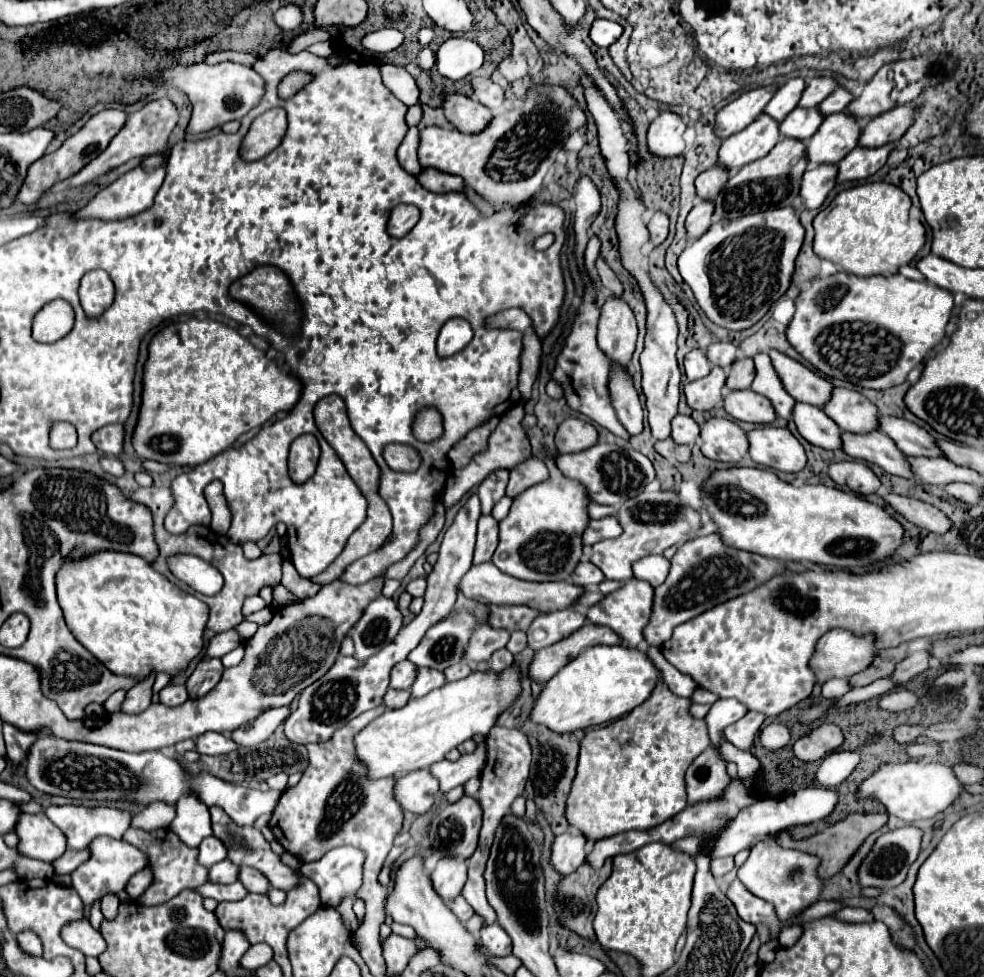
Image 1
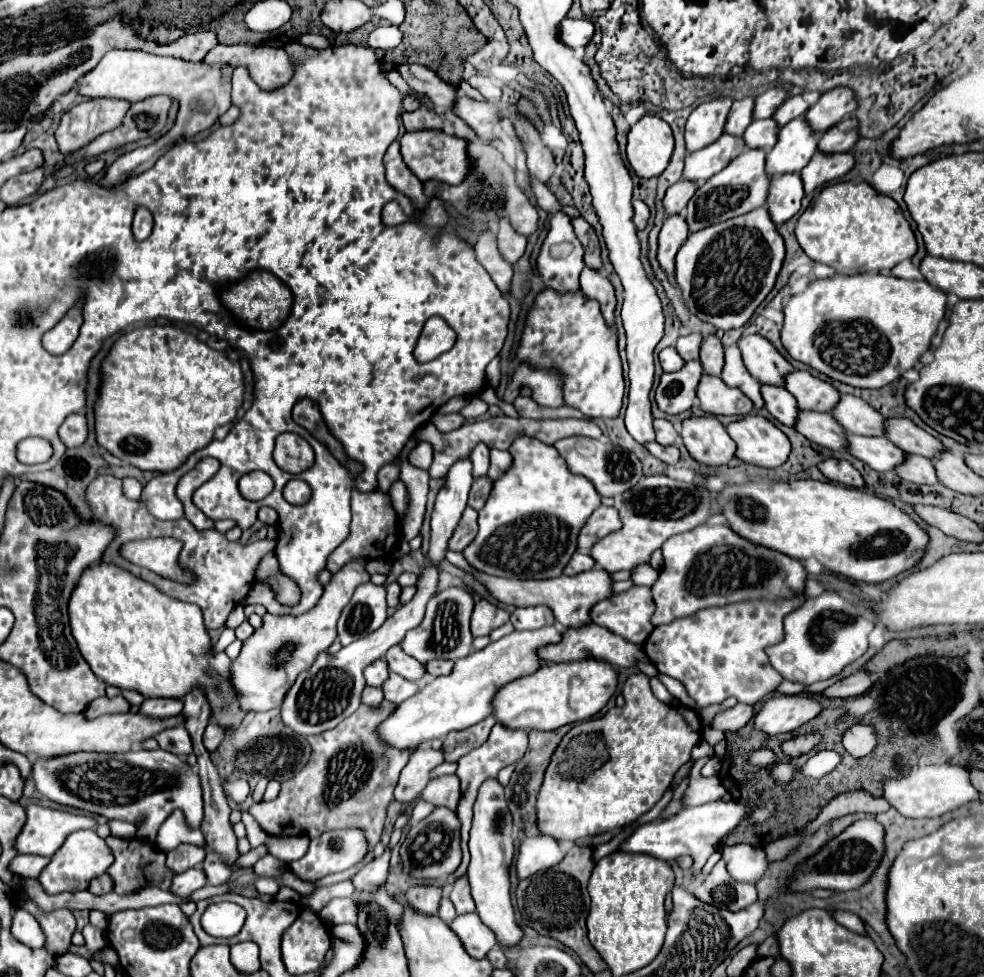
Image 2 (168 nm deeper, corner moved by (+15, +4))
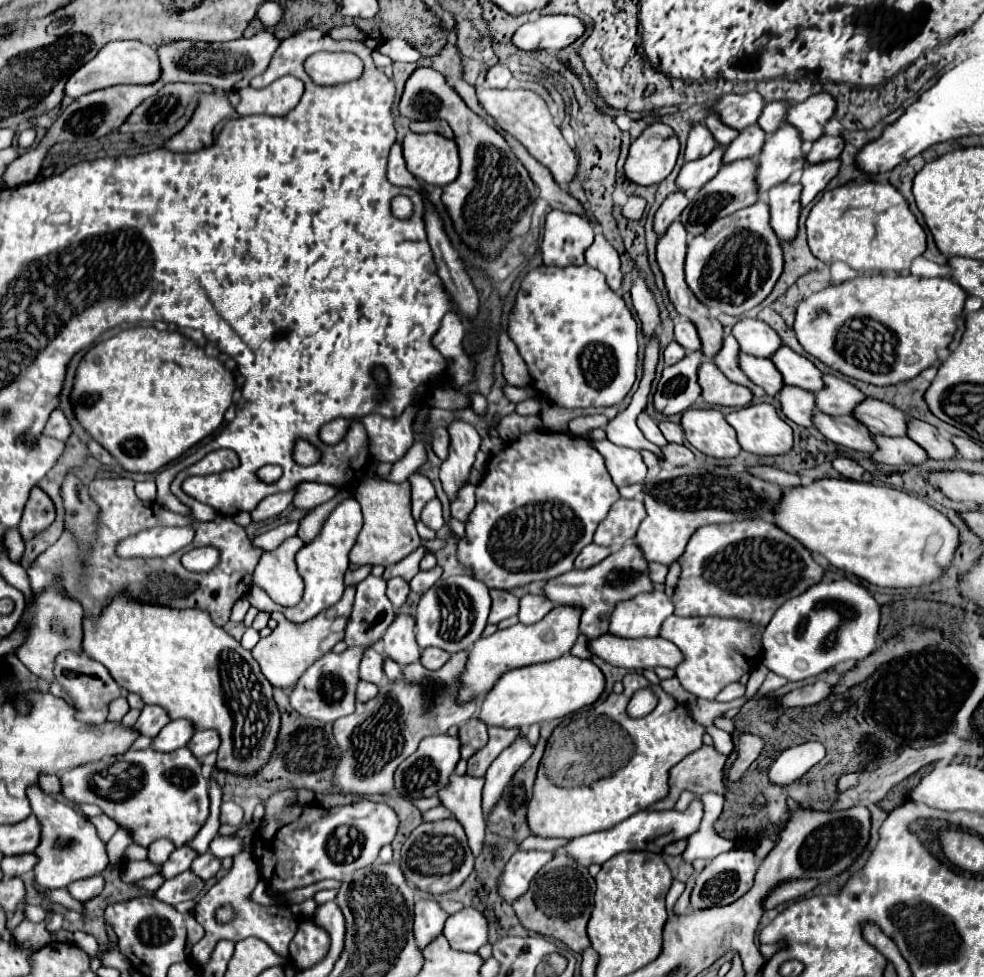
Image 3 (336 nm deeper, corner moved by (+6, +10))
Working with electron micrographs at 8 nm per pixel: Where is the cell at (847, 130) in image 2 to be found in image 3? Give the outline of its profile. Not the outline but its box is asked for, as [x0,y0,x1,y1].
[805,137,843,165]

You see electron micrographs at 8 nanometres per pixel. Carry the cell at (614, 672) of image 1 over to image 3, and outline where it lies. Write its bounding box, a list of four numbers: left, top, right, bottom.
[479,655,605,727]

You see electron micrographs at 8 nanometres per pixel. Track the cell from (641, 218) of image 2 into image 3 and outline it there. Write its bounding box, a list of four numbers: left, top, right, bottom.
[621,195,645,219]

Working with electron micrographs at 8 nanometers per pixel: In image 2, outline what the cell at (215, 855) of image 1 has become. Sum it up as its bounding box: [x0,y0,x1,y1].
[166,843,206,873]

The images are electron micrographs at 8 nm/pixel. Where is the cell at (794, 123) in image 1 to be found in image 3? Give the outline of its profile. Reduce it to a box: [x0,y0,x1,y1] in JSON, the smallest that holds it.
[723,125,765,165]

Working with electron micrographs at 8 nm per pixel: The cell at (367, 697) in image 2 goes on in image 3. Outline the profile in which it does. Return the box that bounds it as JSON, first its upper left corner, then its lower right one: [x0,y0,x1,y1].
[357,681,379,701]

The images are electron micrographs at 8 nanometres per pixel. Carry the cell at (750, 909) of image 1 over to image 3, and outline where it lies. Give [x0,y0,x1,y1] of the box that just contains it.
[689,849,757,911]

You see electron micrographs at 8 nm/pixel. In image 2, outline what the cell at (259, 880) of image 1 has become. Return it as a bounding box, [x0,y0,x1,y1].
[202,853,232,885]

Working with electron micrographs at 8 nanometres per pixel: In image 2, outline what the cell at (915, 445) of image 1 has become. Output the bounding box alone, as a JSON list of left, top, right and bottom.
[832,395,886,437]

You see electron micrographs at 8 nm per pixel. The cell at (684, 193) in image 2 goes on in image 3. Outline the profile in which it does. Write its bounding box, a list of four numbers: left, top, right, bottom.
[653,193,687,237]

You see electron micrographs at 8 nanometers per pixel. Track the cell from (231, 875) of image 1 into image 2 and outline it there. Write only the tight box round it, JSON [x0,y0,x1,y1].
[172,867,208,897]

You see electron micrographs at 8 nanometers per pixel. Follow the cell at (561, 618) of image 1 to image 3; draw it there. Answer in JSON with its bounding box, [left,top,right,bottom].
[519,595,555,625]

